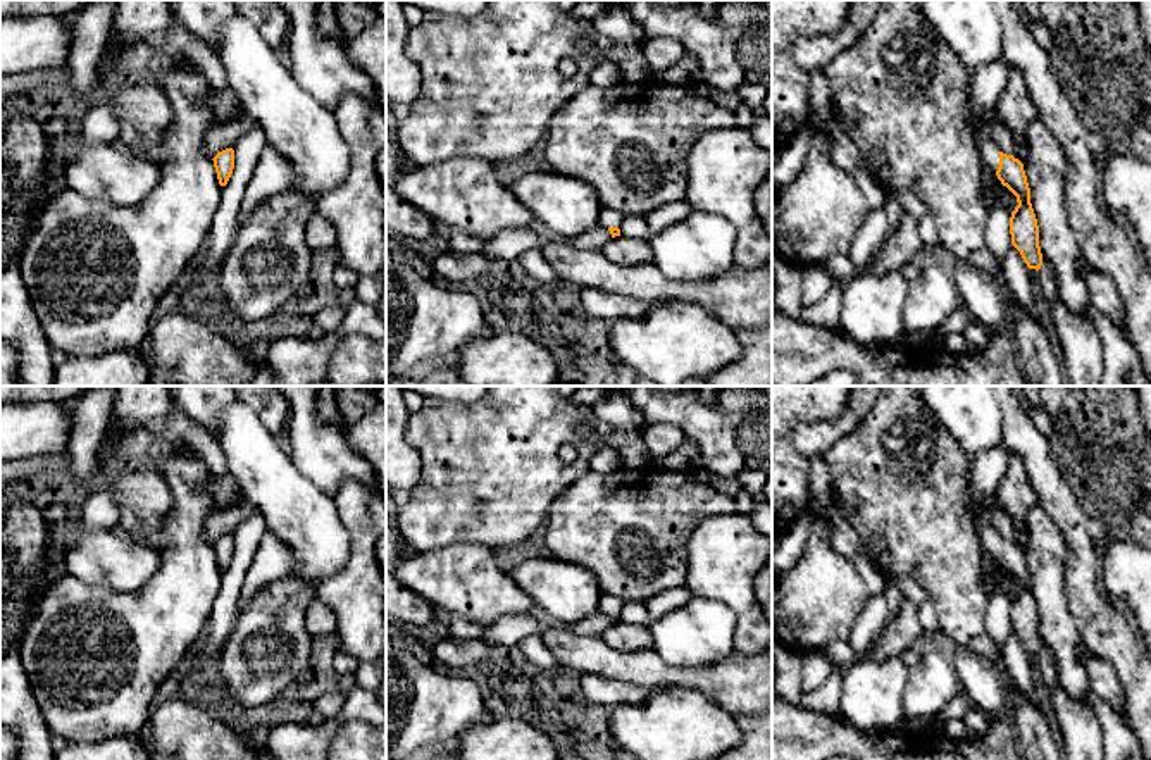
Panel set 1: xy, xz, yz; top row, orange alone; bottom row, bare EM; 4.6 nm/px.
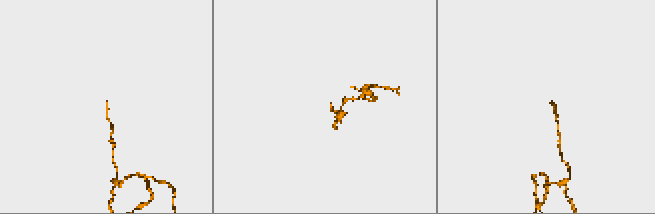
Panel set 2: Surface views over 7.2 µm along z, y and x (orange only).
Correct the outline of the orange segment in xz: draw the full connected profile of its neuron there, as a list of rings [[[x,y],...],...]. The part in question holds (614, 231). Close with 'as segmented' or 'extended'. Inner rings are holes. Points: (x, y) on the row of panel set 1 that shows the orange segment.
[[[601,207],[601,214],[598,219],[598,226],[607,227],[612,234],[612,238],[620,236],[620,224],[622,224],[624,215],[619,214],[617,210],[612,210],[608,207]]]; extended

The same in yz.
[[[1005,59],[970,72],[970,117],[975,126],[977,148],[986,167],[996,172],[1001,184],[1006,186],[1018,202],[1010,217],[1011,245],[1020,252],[1029,269],[1039,271],[1042,265],[1039,226],[1030,203],[1030,188],[1023,164],[1013,155],[1003,153],[991,134],[991,128],[998,121],[996,103],[1008,74],[1010,65]]]; extended

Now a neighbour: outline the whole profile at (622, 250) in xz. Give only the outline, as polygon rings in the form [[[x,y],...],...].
[[[615,236],[603,248],[603,255],[620,265],[639,265],[653,262],[653,250],[650,241]]]

